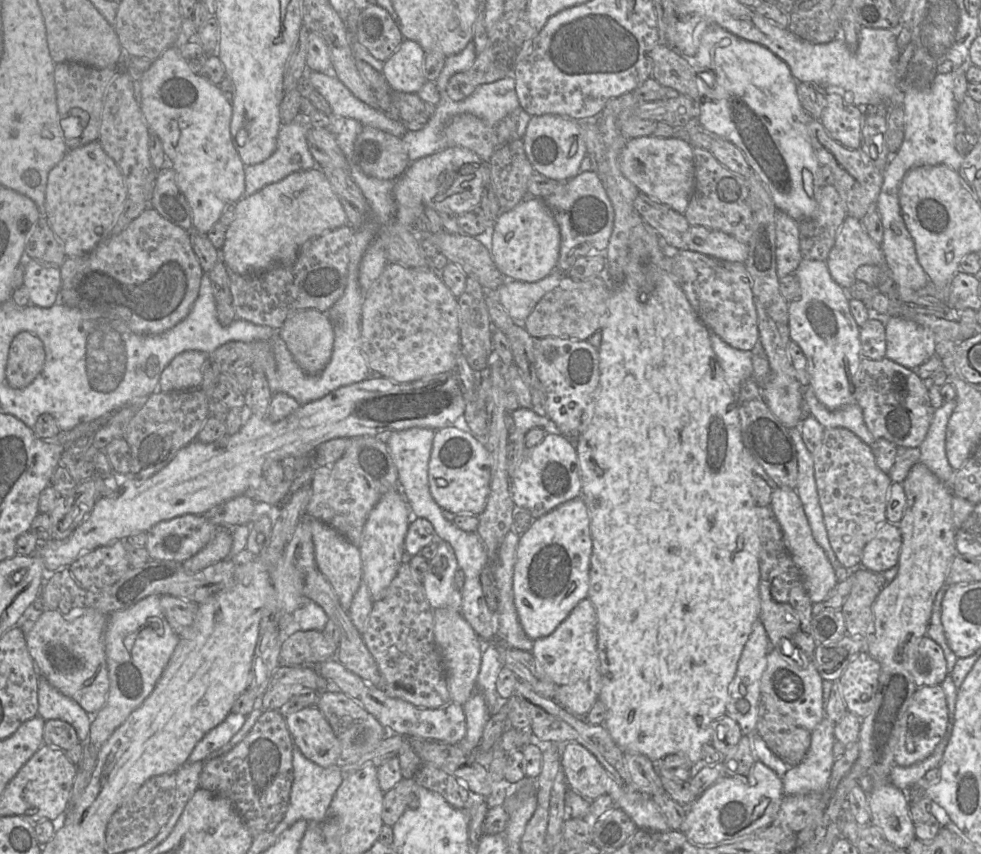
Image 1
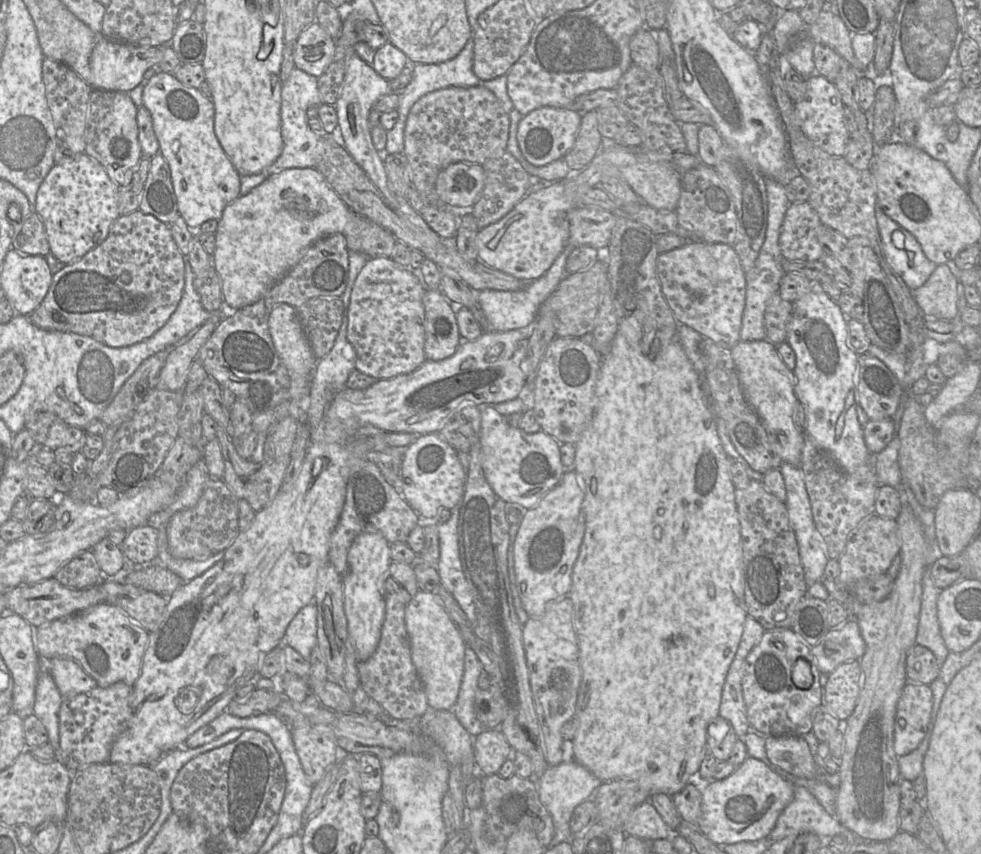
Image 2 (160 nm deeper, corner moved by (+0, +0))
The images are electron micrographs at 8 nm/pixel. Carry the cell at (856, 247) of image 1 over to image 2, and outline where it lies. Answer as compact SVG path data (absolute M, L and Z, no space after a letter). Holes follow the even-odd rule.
M938 264L928 280L911 294L927 318L957 319L960 281L946 264Z

